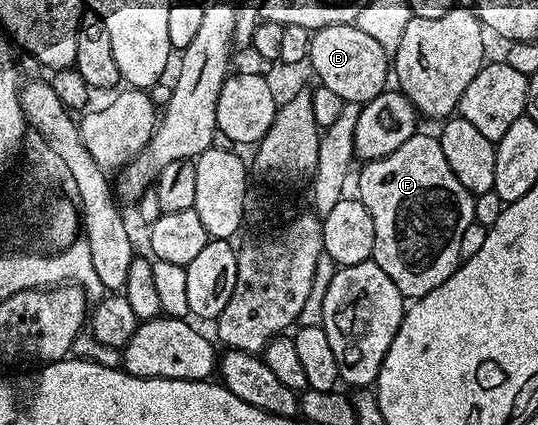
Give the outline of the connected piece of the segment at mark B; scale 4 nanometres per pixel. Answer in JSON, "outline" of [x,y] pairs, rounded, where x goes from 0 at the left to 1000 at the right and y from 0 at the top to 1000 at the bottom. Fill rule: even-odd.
{"outline":[[[664,54],[602,61],[589,68],[576,89],[572,144],[582,176],[587,181],[587,188],[591,184],[589,195],[597,205],[632,221],[632,231],[641,242],[664,245],[667,249],[684,242],[691,231],[699,231],[708,216],[719,214],[717,176],[723,181],[729,169],[727,134],[706,108],[706,99],[699,99],[688,82],[677,80],[677,71],[669,71]]]}

